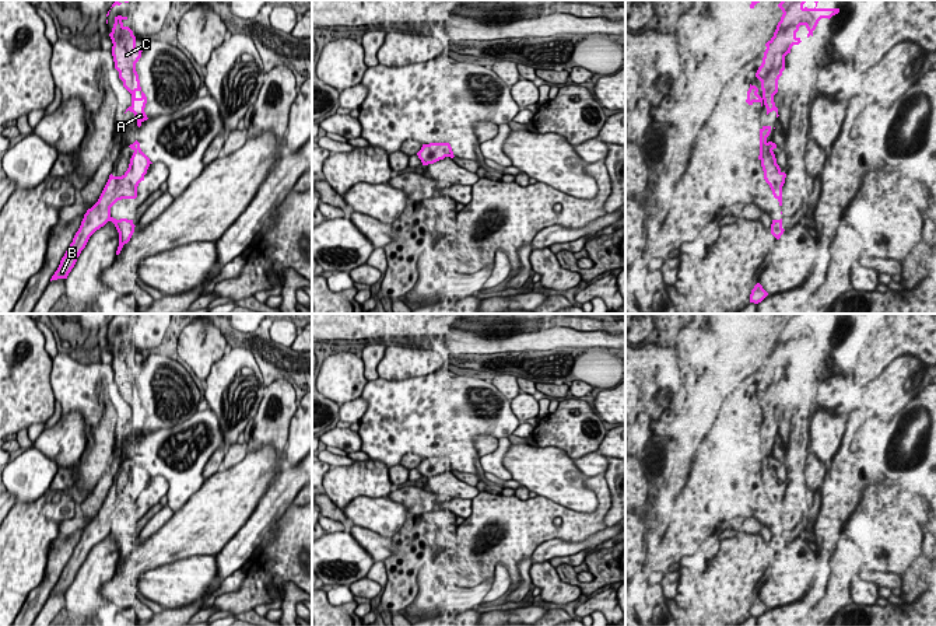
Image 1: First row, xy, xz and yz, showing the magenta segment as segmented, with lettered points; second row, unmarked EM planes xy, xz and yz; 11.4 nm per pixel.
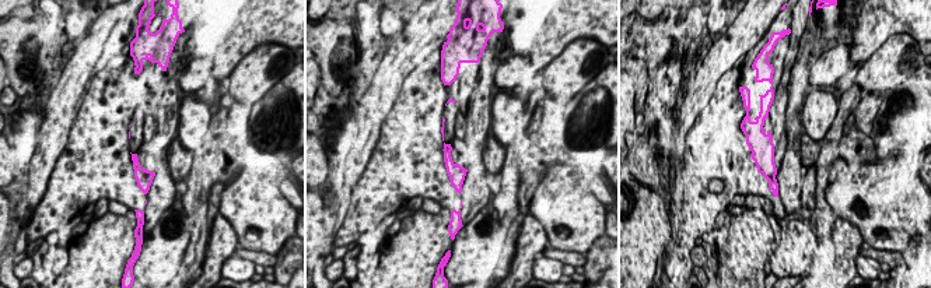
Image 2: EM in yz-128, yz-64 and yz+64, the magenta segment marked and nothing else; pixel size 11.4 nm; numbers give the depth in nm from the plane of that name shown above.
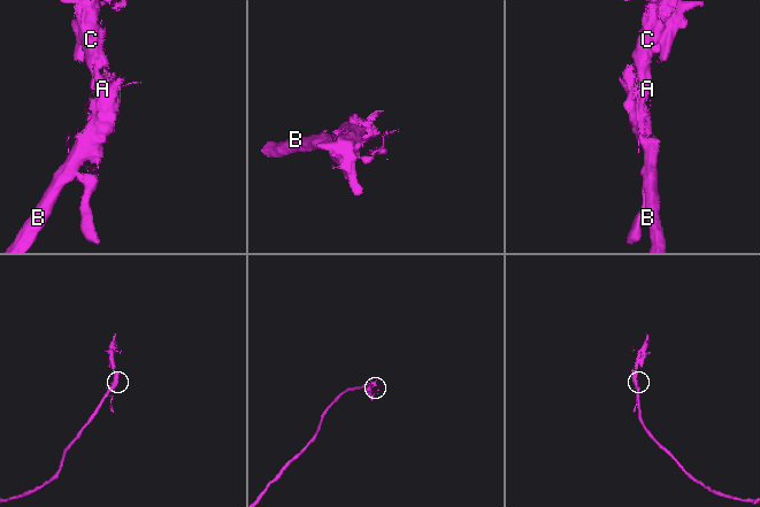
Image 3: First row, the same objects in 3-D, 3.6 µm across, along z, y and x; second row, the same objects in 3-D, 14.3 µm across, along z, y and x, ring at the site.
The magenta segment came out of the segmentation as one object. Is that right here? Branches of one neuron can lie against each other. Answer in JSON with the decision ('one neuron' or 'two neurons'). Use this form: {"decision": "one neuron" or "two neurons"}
{"decision": "two neurons"}

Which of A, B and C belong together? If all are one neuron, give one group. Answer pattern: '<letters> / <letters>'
A C / B

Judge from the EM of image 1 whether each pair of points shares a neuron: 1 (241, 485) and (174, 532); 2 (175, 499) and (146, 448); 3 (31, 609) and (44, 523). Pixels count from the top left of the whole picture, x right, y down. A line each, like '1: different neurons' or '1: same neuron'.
1: same neuron
2: same neuron
3: different neurons

